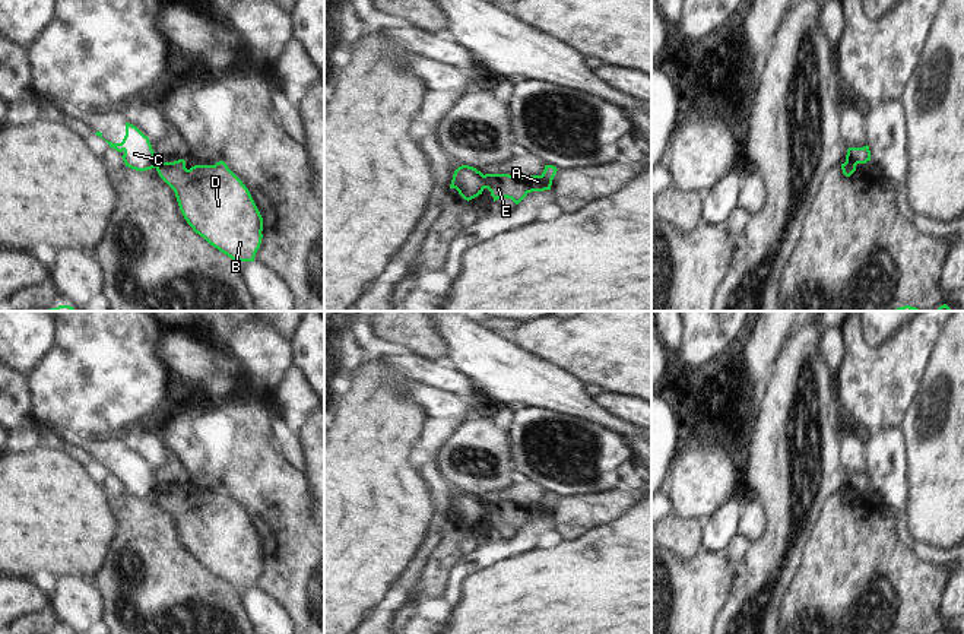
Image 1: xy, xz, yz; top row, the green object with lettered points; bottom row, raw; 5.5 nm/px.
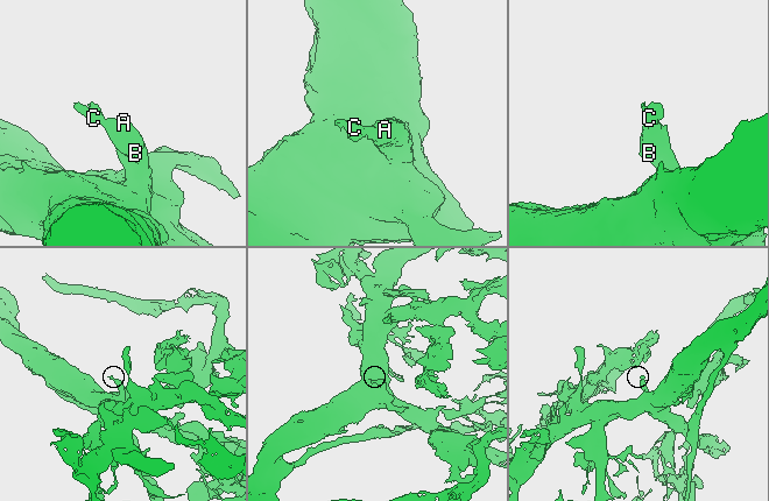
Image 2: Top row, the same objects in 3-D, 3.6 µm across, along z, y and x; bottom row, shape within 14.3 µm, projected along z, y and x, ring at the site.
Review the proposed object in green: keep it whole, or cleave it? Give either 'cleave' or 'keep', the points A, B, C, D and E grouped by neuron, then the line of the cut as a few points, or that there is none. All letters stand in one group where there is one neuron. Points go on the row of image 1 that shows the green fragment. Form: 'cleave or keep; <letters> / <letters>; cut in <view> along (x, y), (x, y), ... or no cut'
cleave; A B D E / C; cut in xz along (482, 176), (485, 187)

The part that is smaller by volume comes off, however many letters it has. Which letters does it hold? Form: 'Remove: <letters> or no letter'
Remove: C.

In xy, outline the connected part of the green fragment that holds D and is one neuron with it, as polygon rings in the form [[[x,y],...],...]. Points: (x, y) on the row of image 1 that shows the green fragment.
[[[185,161],[159,162],[159,177],[174,190],[180,210],[196,234],[235,261],[254,261],[263,218],[245,184],[223,161],[185,168]]]

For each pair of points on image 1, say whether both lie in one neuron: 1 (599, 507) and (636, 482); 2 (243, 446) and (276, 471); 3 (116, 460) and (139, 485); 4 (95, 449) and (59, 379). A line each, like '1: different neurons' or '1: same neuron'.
1: different neurons
2: same neuron
3: same neuron
4: different neurons

